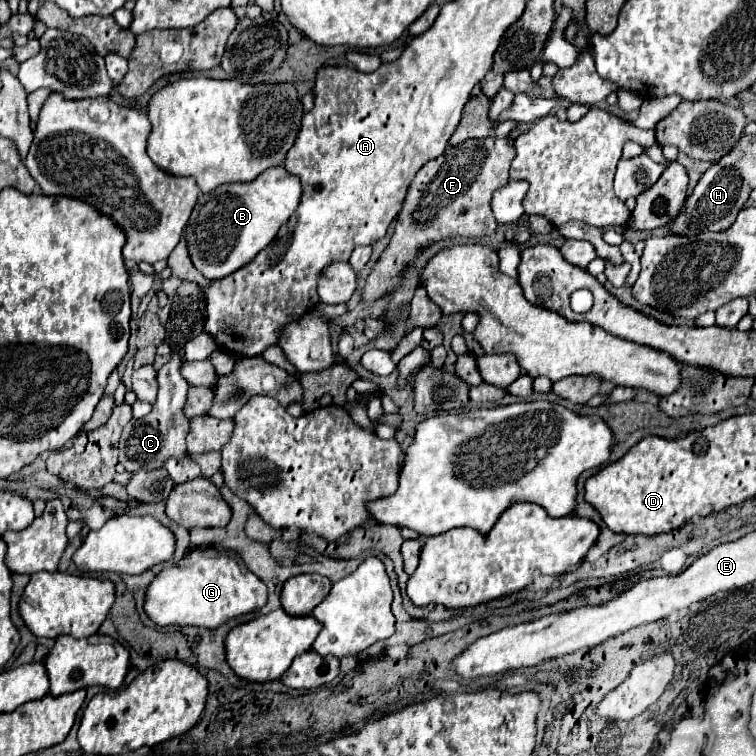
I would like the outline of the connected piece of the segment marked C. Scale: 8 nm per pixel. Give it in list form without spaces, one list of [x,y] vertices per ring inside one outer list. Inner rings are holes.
[[[173,354],[173,360],[167,362],[159,372],[157,372],[157,382],[159,382],[159,396],[153,404],[153,410],[139,418],[131,420],[121,434],[119,442],[119,462],[125,466],[129,472],[137,470],[155,470],[161,468],[169,458],[187,458],[185,450],[185,436],[189,432],[189,420],[185,418],[185,398],[189,384],[183,380],[181,372],[181,354]]]

